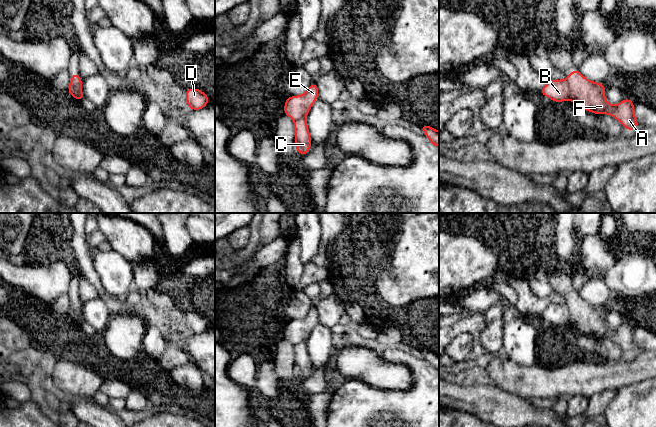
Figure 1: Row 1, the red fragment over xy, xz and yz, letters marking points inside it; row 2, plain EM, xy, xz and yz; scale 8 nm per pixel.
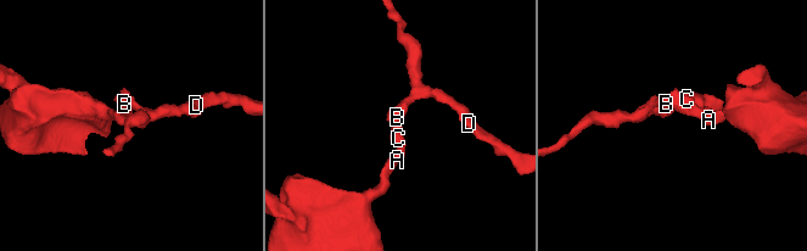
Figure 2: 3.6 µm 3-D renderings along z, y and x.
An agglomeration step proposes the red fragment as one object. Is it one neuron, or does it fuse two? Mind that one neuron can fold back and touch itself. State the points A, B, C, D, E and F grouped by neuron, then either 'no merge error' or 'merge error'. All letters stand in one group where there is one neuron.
A C F / B D E | merge error

